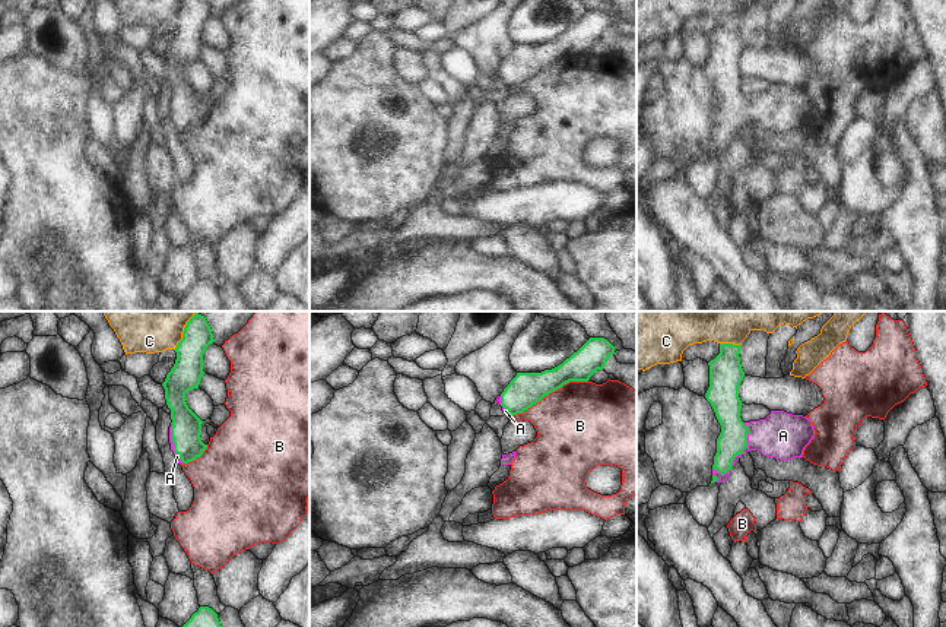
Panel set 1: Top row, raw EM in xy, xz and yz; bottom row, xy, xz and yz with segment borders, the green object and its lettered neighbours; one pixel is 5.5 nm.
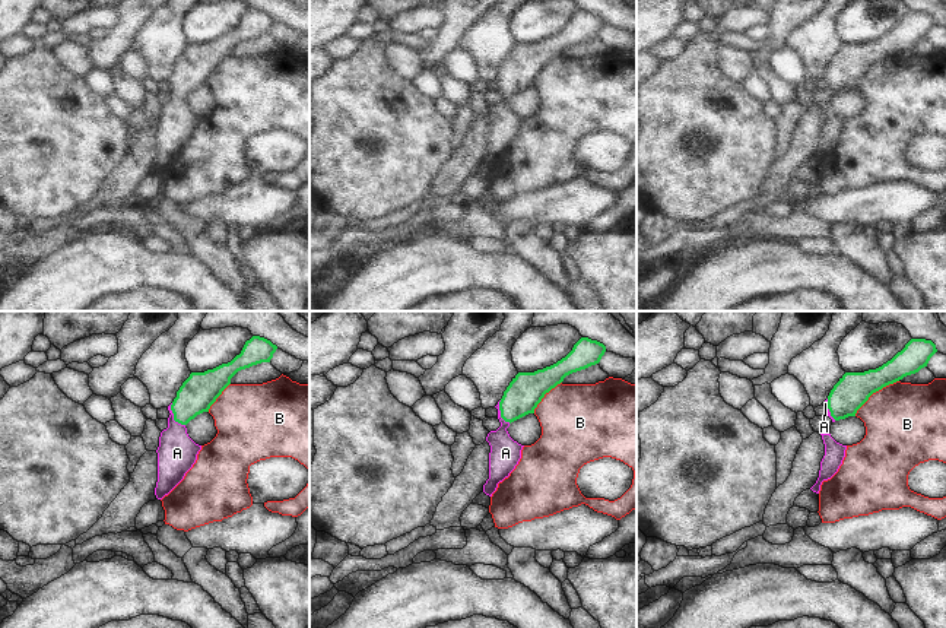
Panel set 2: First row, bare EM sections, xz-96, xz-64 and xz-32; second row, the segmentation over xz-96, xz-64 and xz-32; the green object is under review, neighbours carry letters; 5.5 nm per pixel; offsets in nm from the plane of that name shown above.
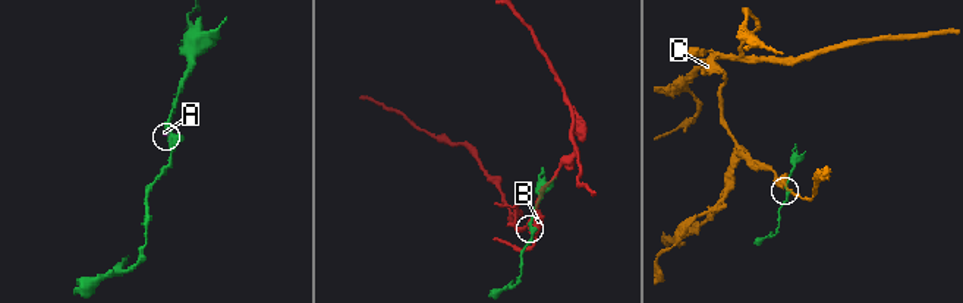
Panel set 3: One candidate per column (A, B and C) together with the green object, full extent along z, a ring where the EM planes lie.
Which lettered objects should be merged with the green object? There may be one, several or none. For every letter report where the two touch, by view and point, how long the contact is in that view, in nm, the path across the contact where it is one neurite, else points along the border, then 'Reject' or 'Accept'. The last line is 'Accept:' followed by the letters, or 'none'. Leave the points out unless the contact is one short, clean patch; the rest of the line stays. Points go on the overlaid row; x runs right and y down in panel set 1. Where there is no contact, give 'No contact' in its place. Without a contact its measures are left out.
A: Touches green at yz (748, 443). Shared border 240 nm. Accept
B: Touches green at xz (548, 393). Shared border 480 nm. Reject
C: Touches green at yz (730, 344). Shared border 120 nm. Reject
Accept: A

